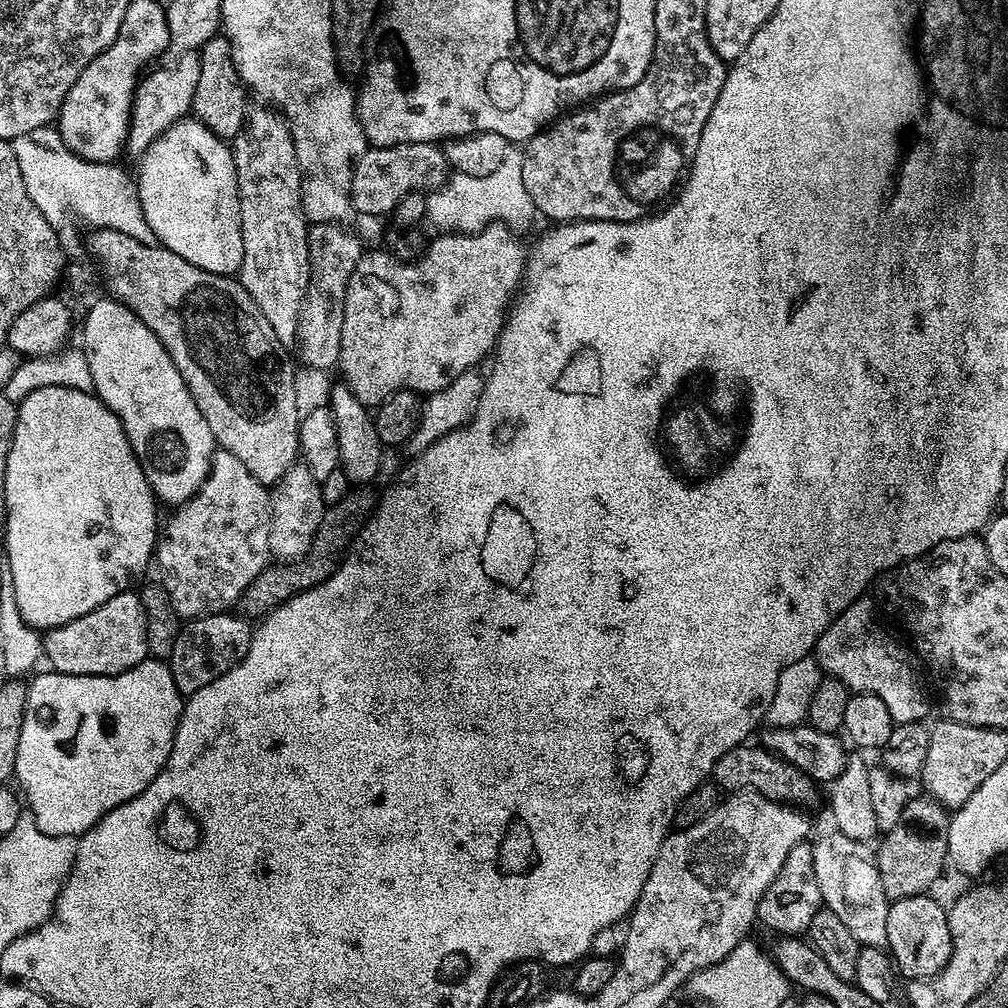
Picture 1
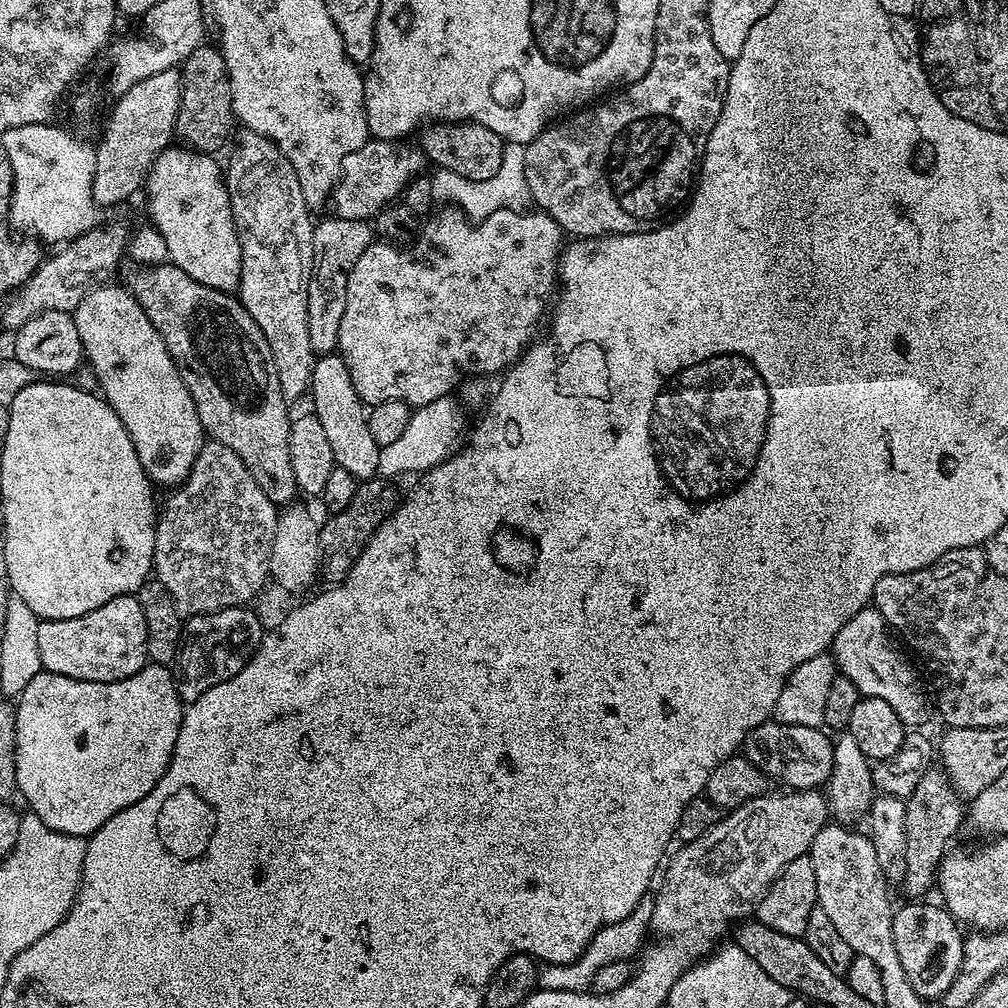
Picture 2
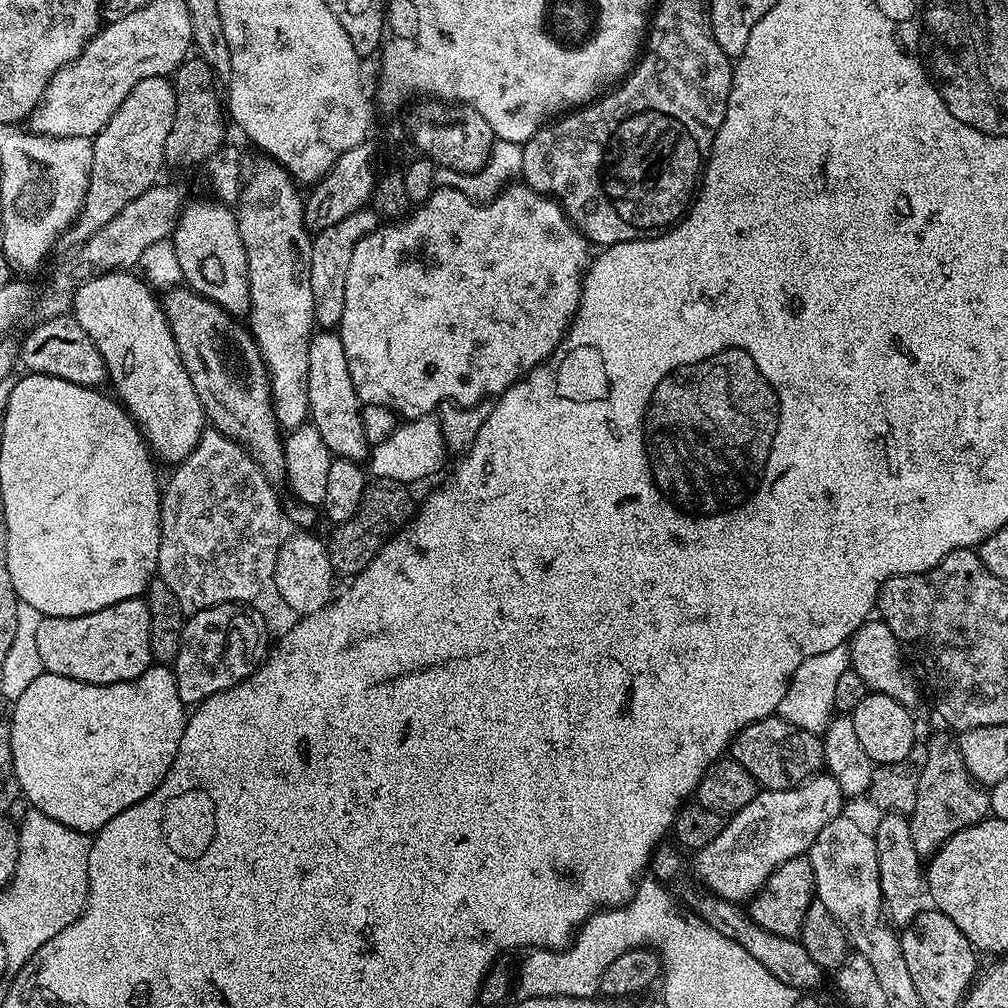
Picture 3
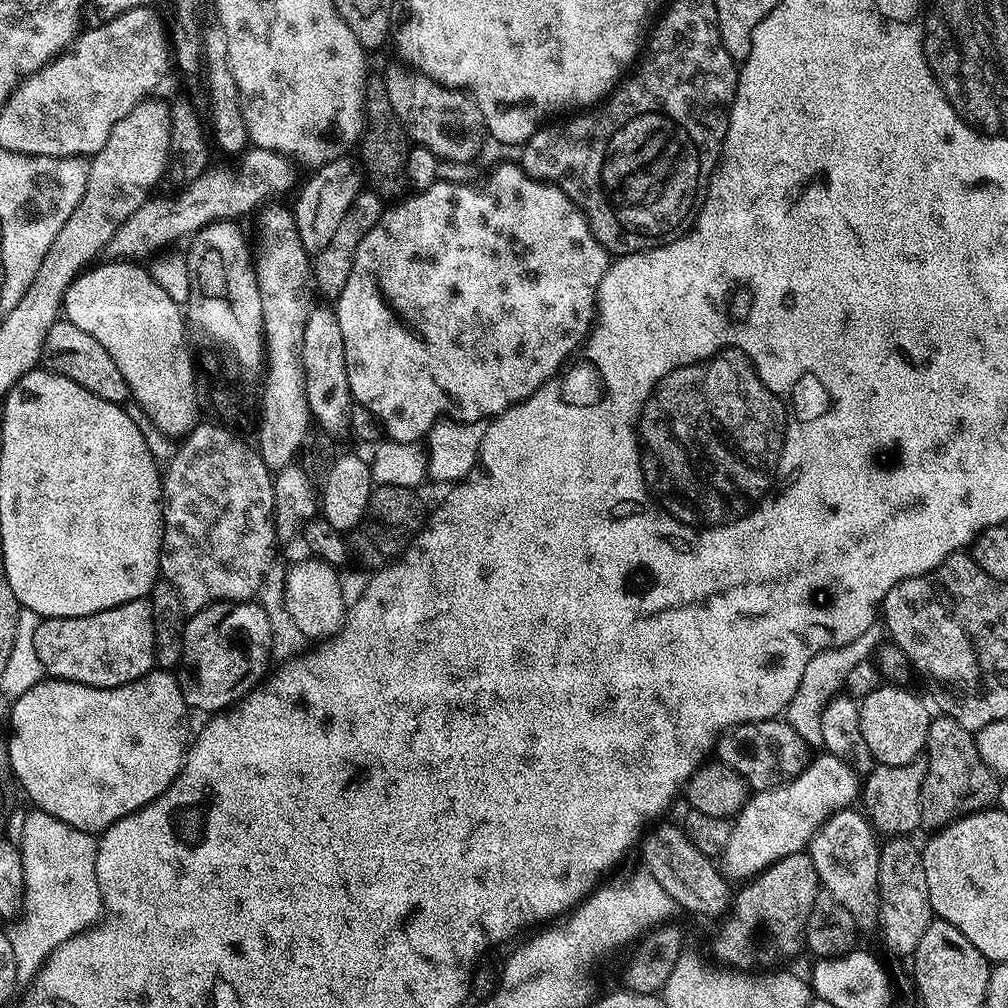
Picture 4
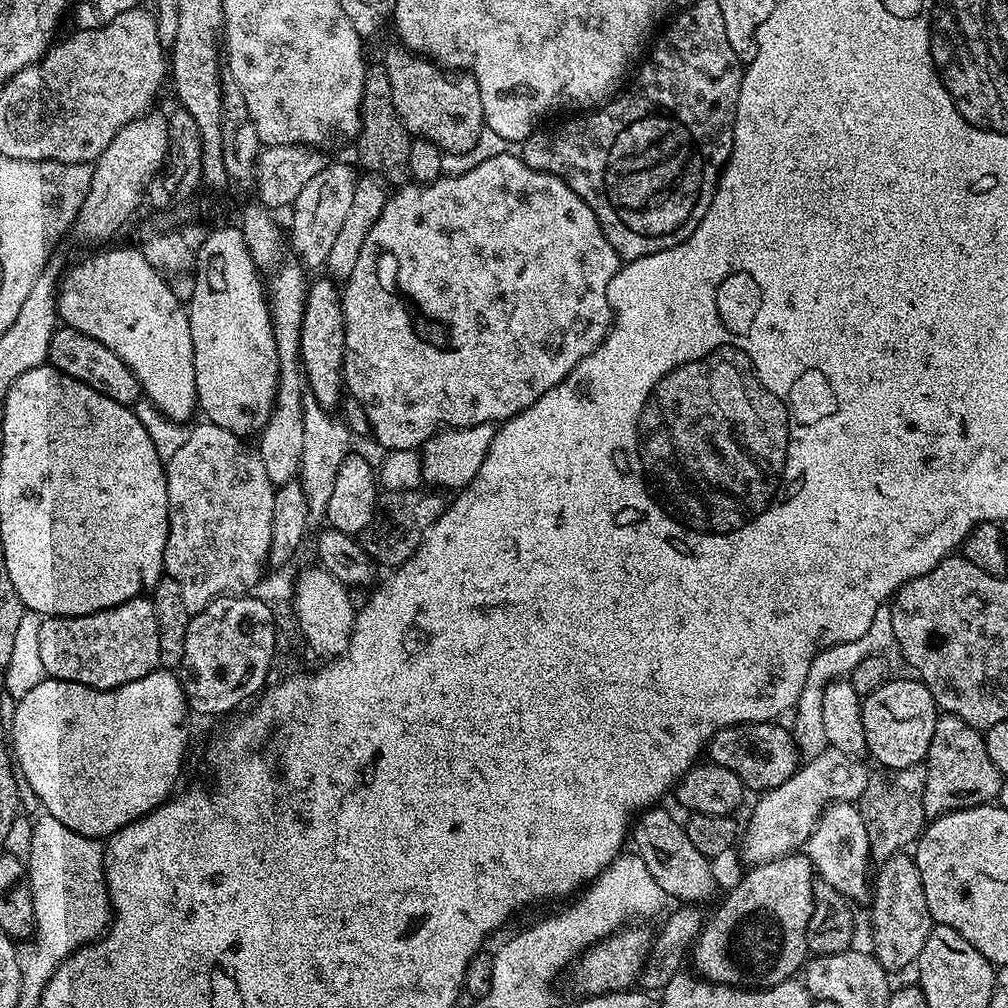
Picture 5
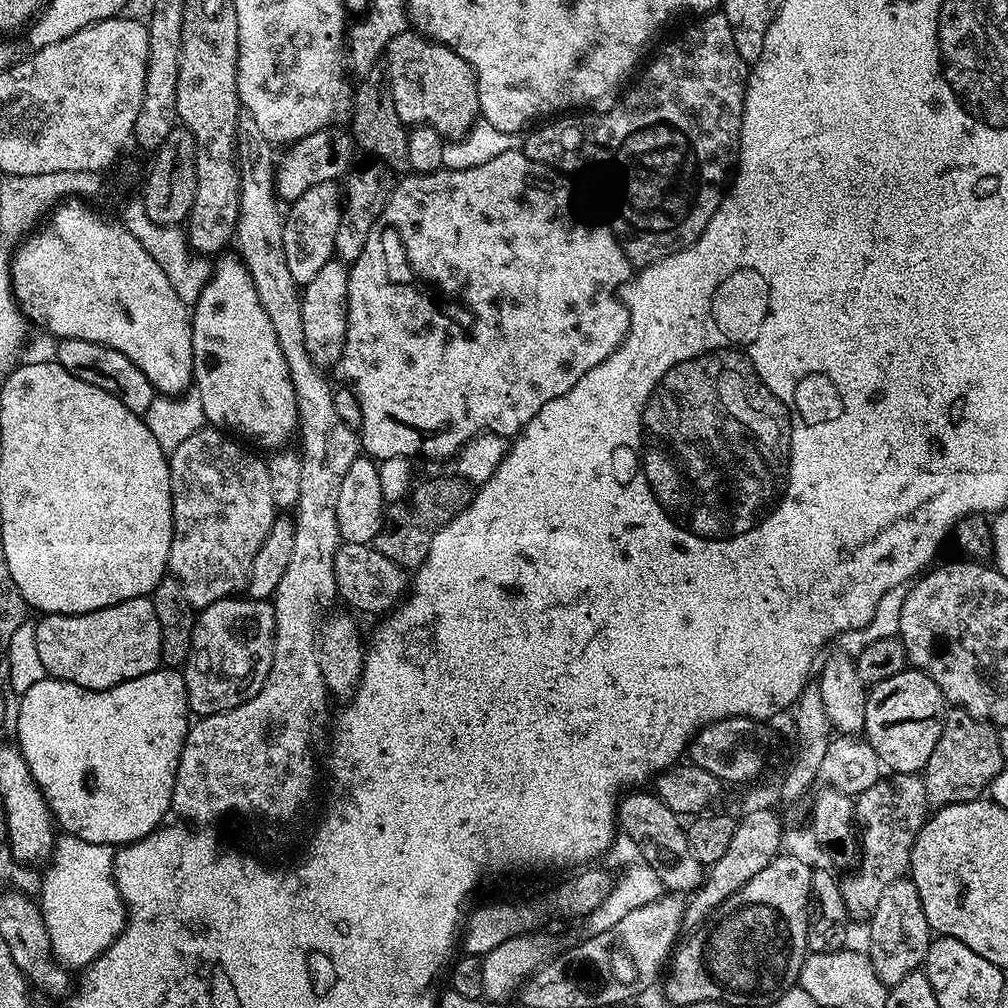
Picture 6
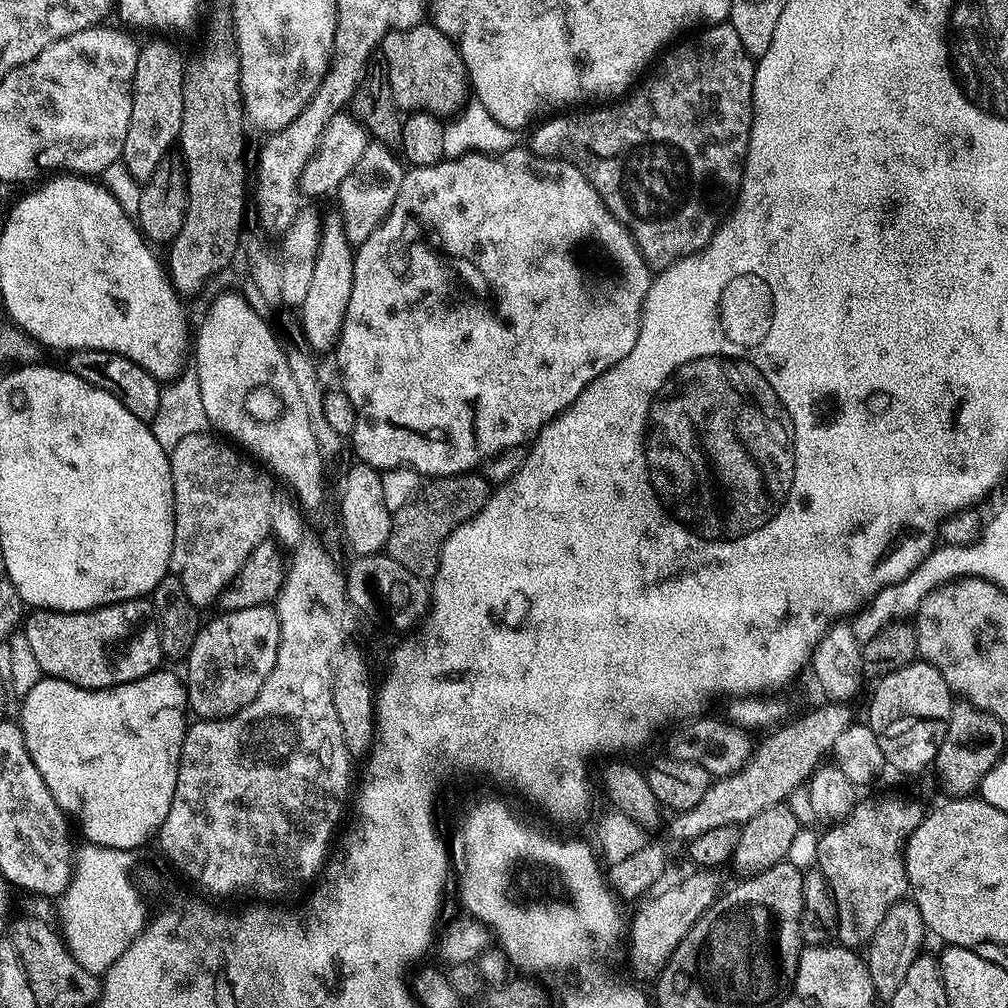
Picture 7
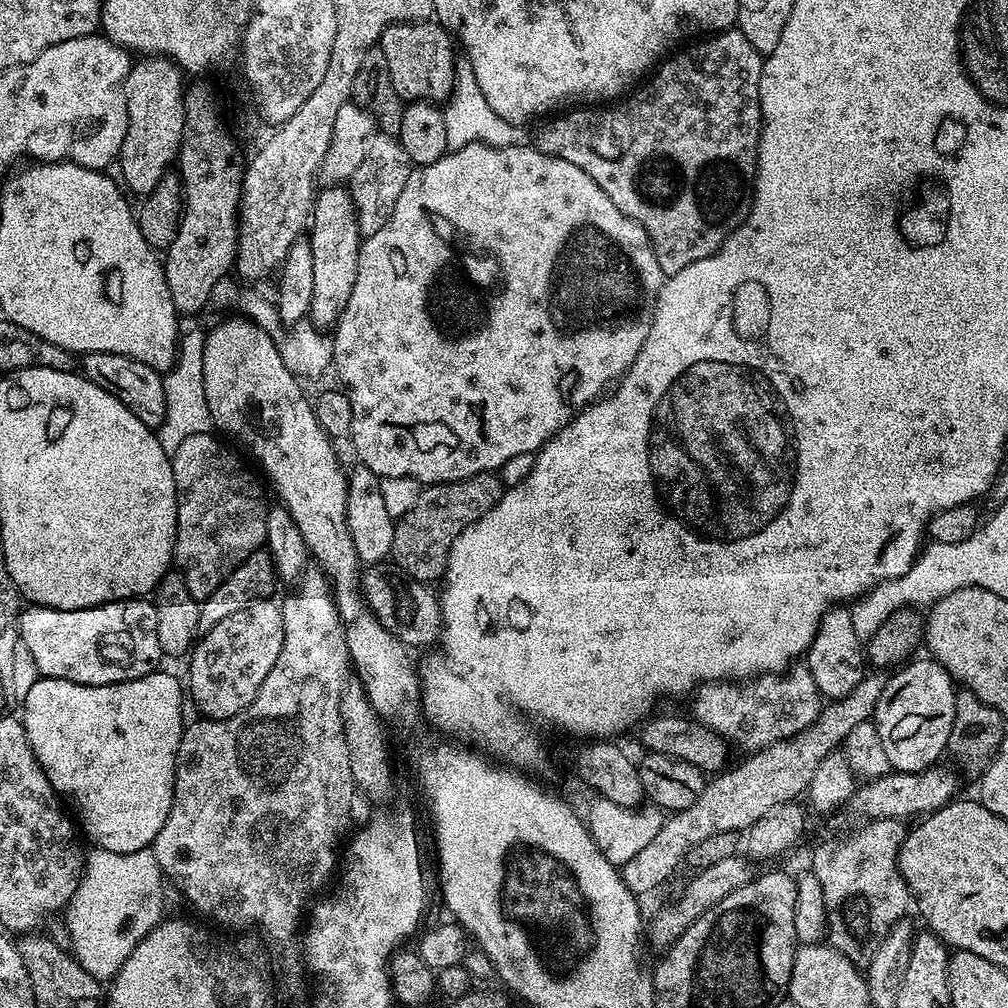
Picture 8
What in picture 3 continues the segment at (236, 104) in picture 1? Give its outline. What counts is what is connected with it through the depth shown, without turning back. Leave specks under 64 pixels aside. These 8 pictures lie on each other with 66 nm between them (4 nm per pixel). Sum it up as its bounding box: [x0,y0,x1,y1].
[164,58,226,168]

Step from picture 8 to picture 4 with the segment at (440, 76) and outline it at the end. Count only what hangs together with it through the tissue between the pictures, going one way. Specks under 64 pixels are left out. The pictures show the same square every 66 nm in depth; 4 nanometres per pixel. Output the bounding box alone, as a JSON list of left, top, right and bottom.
[382,64,486,165]

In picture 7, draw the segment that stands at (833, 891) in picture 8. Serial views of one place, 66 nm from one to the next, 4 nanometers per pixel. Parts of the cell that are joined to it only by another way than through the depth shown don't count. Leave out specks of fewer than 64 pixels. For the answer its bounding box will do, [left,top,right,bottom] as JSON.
[815,796,926,950]

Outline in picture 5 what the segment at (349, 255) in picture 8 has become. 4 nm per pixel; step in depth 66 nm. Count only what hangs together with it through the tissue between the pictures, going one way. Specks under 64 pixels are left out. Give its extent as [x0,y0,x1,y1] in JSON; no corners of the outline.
[300,279,344,409]

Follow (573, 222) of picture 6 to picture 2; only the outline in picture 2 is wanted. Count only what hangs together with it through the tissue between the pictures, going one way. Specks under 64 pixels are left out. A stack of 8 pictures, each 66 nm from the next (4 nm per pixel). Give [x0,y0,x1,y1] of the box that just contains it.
[338,206,566,406]

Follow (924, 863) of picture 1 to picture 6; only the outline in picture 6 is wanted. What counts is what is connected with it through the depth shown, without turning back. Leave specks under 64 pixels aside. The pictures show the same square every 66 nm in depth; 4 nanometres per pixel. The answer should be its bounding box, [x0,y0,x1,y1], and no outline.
[922,708,1005,808]

